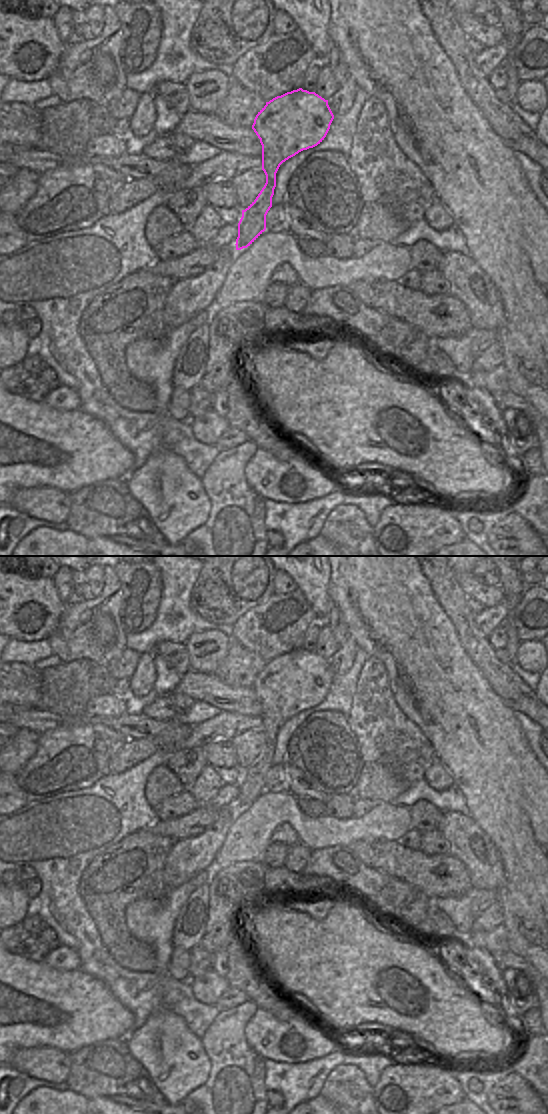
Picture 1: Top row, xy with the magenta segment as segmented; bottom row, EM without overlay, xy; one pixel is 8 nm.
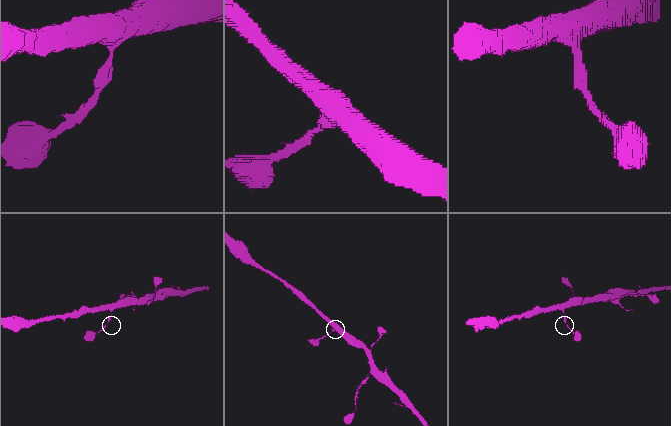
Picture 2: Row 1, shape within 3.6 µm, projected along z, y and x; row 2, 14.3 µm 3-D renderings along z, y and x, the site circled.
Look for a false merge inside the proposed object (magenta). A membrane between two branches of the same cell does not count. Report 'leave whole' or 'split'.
leave whole

